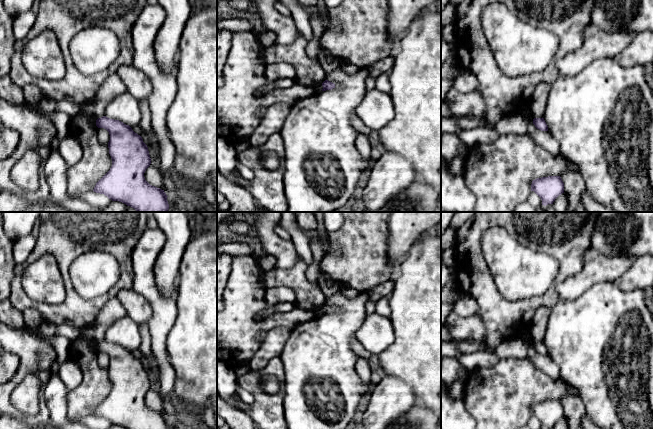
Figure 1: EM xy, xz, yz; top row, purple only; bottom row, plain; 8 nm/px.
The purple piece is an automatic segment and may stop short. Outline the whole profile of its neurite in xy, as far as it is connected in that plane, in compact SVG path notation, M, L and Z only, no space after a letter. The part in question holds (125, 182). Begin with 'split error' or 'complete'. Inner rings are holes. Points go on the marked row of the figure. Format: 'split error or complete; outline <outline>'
complete; outline M106 116L96 120L98 128L109 132L110 170L96 183L93 191L119 201L137 212L167 212L164 190L150 185L144 177L151 164L148 147L129 125Z

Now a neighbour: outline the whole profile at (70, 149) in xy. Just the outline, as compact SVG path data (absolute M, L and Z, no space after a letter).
M72 134L60 141L58 152L68 167L77 164L82 158L82 147Z

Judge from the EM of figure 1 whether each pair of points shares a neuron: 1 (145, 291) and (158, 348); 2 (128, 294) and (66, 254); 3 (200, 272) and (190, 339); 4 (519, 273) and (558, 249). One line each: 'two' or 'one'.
1: one
2: two
3: one
4: two

